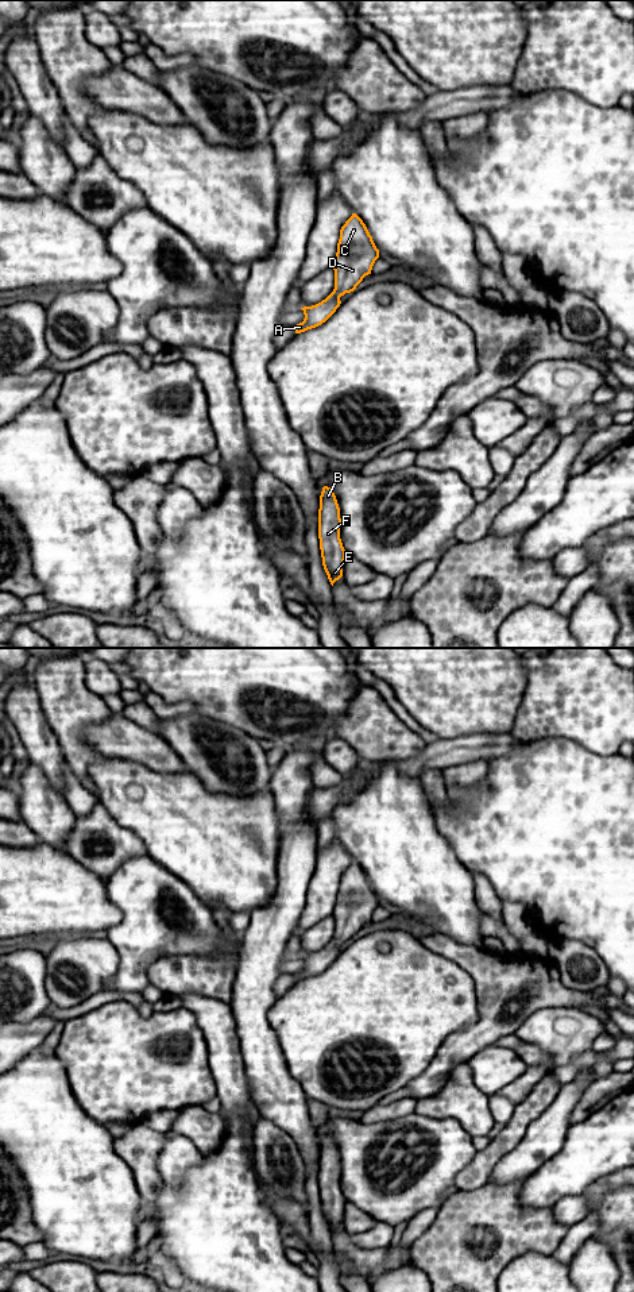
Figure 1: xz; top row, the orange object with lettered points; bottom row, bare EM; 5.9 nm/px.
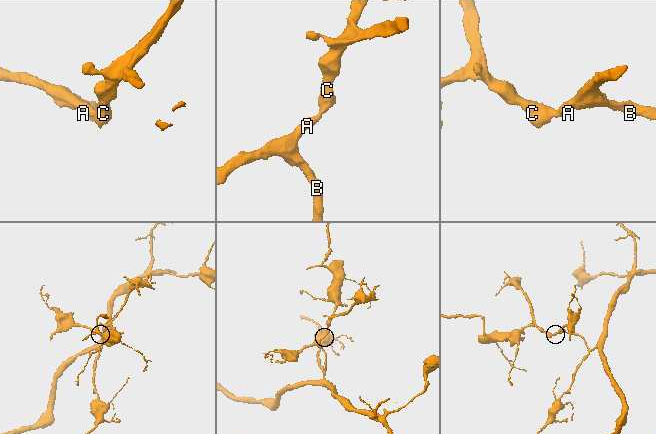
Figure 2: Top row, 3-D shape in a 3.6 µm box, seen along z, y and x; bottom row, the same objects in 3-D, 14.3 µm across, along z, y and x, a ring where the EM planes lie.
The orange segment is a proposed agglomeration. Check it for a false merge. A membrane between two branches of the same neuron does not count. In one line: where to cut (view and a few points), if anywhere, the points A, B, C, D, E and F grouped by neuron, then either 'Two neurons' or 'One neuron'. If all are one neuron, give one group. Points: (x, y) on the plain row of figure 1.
No split. Groups: A B C D E F. One neuron

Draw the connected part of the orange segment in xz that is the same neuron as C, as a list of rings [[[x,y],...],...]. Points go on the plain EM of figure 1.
[[[352,861],[340,878],[337,900],[332,914],[335,918],[335,937],[321,950],[301,956],[305,967],[294,975],[295,981],[325,971],[340,954],[340,945],[353,940],[363,926],[371,922],[378,906],[379,898],[366,872],[356,861]]]

